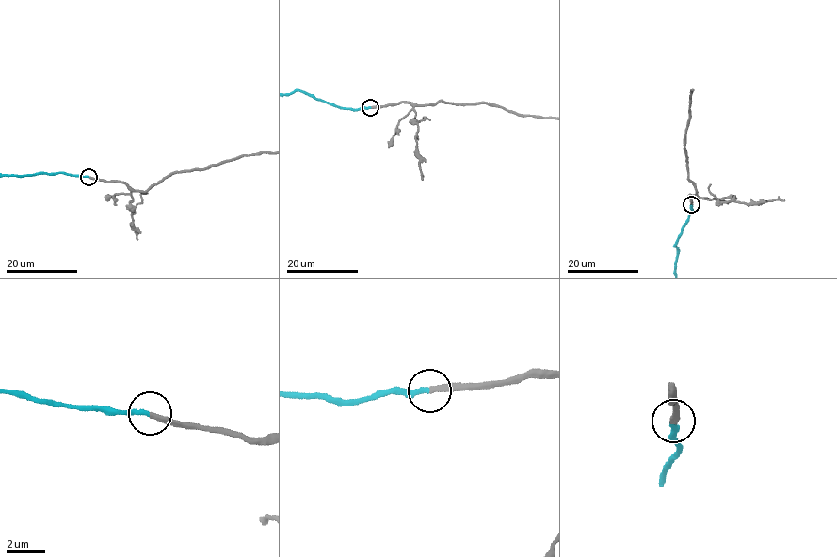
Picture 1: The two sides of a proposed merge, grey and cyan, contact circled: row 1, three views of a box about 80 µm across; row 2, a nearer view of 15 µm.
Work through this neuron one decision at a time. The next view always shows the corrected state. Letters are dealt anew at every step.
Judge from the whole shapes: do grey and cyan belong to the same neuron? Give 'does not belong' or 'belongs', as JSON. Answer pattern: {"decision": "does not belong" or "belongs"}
{"decision": "belongs"}

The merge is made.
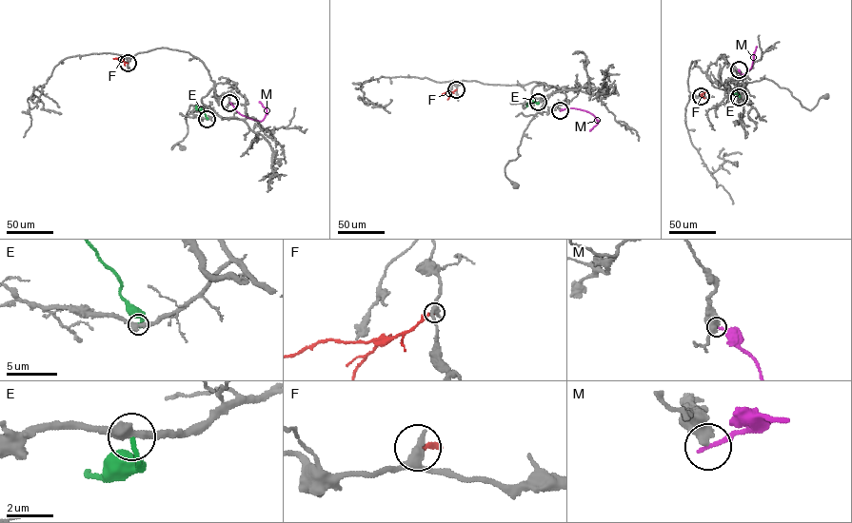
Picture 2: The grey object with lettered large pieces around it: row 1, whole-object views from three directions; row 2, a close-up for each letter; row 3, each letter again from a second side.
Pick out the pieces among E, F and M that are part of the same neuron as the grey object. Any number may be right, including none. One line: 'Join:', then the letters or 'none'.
Join: none

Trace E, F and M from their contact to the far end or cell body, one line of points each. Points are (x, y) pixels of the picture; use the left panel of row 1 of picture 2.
E: (207, 119), (201, 110), (196, 108), (196, 106)
F: (128, 63), (113, 58)
M: (229, 103), (241, 114), (261, 121), (267, 109), (259, 101)

